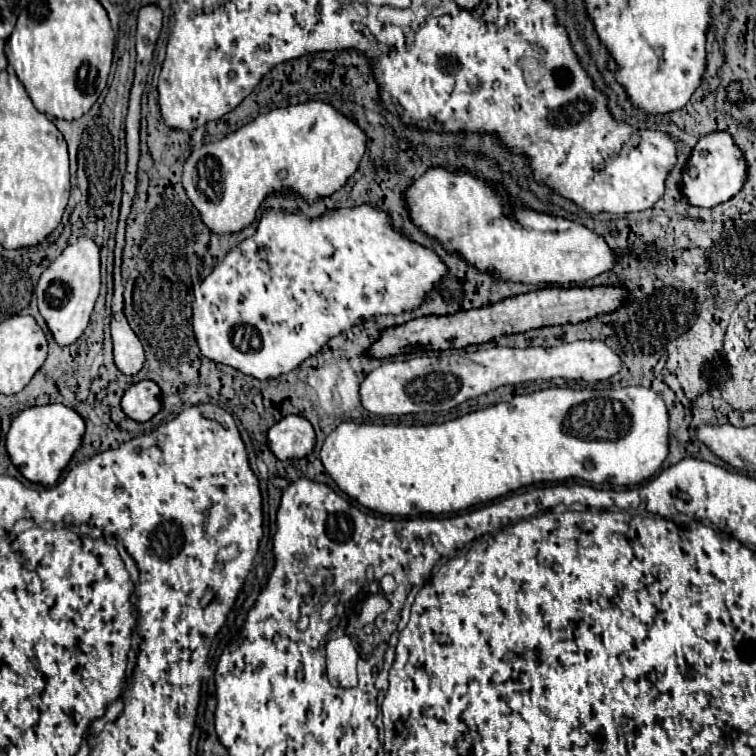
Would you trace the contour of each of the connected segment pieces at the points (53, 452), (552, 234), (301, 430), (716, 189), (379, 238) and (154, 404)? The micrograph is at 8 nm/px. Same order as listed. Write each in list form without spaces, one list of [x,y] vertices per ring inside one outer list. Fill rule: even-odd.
[[[64,404],[34,406],[26,408],[12,420],[10,430],[6,434],[6,450],[12,464],[20,470],[20,474],[26,480],[50,486],[60,478],[72,454],[78,450],[82,434],[84,434],[84,420],[78,416],[76,410]]]
[[[432,168],[404,190],[404,202],[416,228],[420,228],[426,236],[436,238],[446,252],[460,254],[470,266],[478,268],[484,274],[492,274],[500,282],[522,282],[536,286],[582,284],[614,266],[614,254],[610,252],[608,244],[600,236],[590,232],[586,226],[574,224],[564,218],[550,218],[544,214],[536,214],[532,210],[510,210],[506,208],[504,198],[500,198],[492,188],[488,188],[484,182],[468,174],[450,174],[444,168]],[[510,214],[514,216],[516,224],[522,224],[524,228],[530,230],[520,230],[520,226],[506,226],[508,230],[504,232],[504,216]]]
[[[286,416],[268,430],[268,448],[278,460],[304,458],[314,448],[314,428],[302,416]]]
[[[714,132],[700,138],[682,168],[682,196],[698,208],[714,208],[742,190],[746,178],[746,164],[742,152],[734,146],[732,136],[726,132]]]
[[[356,206],[356,208],[344,208],[344,210],[334,210],[330,214],[324,214],[316,220],[306,220],[300,214],[282,214],[282,212],[274,212],[274,210],[264,210],[264,216],[258,224],[258,230],[252,238],[246,238],[240,246],[232,248],[230,254],[218,262],[212,270],[212,274],[200,284],[200,290],[194,292],[194,304],[192,304],[192,328],[194,328],[194,336],[198,342],[200,352],[220,364],[232,366],[236,370],[240,370],[242,374],[254,376],[258,380],[266,380],[266,378],[276,378],[280,374],[286,374],[290,370],[294,370],[300,362],[304,362],[308,356],[316,354],[322,344],[326,344],[332,336],[344,332],[346,328],[376,316],[376,314],[400,314],[404,310],[414,310],[416,306],[422,304],[422,296],[424,292],[432,290],[440,278],[446,274],[446,266],[440,262],[440,258],[422,248],[420,244],[410,242],[408,238],[404,238],[400,232],[392,230],[388,226],[388,214],[372,208],[372,206]]]
[[[152,380],[132,384],[122,396],[122,410],[136,422],[148,422],[160,410],[160,388]]]

